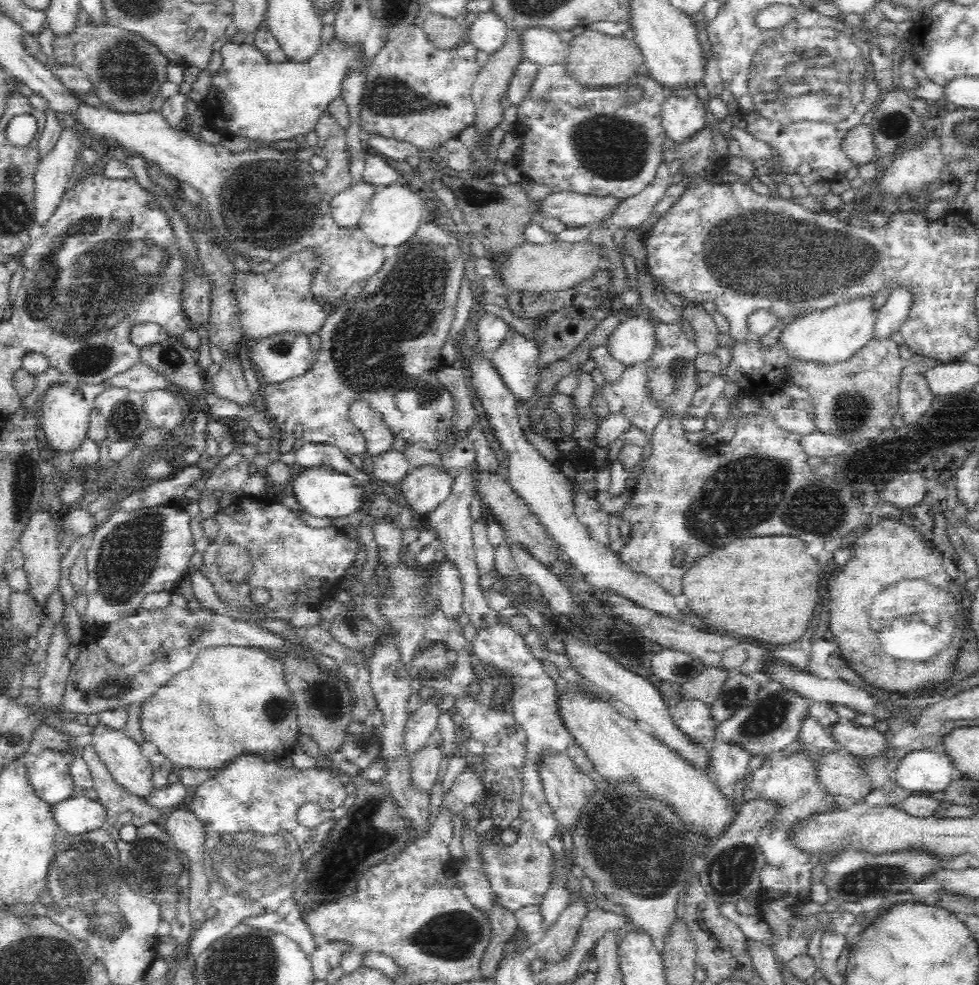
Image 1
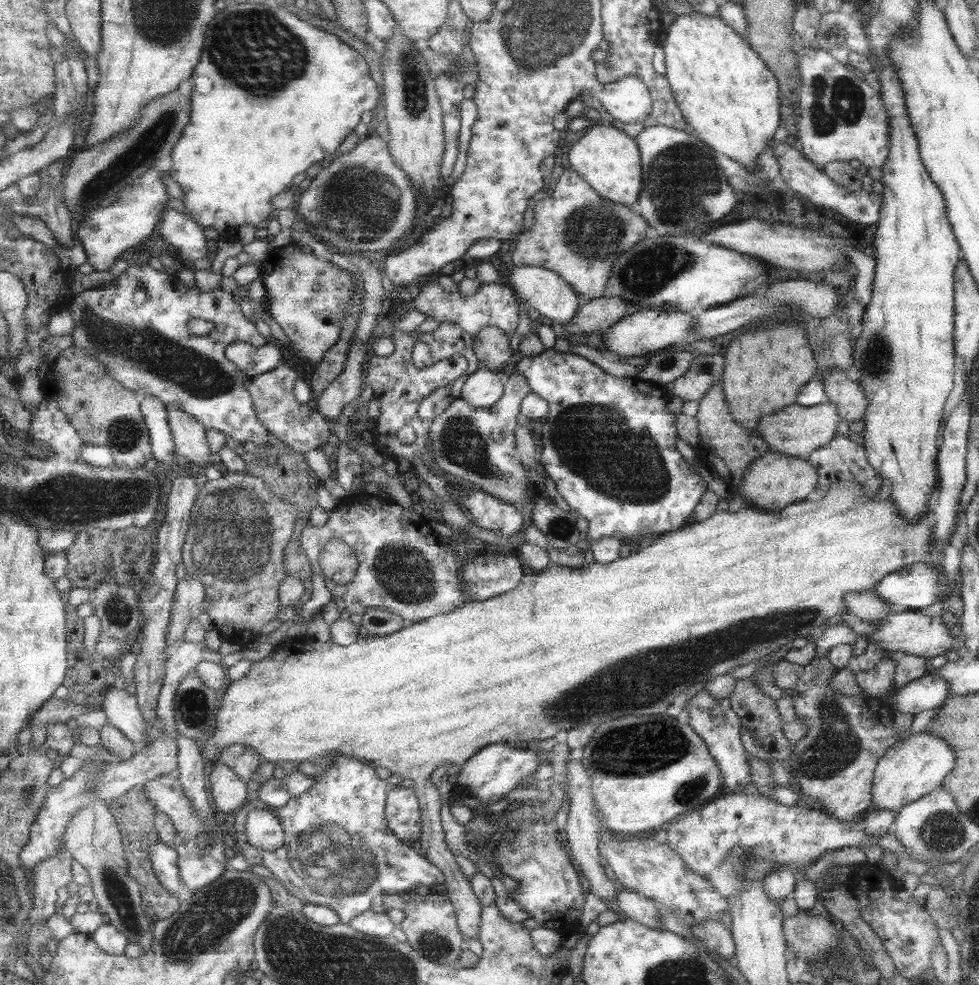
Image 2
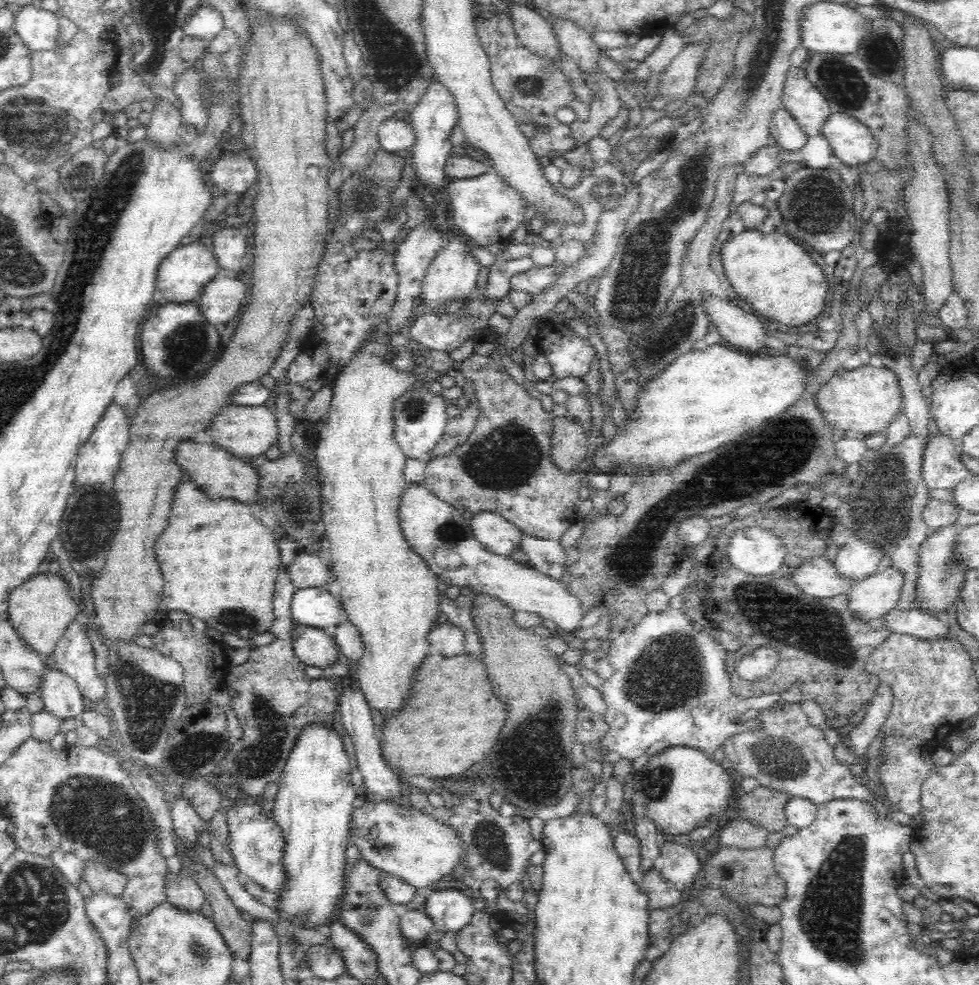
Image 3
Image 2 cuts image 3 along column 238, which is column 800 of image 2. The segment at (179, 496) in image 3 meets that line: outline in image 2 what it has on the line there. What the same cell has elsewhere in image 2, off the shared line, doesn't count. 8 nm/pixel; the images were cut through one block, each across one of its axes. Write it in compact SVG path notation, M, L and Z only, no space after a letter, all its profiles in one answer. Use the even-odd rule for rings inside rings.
M842 480L842 482L836 482L835 484L832 484L828 488L828 491L823 495L821 495L816 489L811 491L801 502L796 502L789 506L786 506L777 514L760 512L754 510L751 507L747 507L746 505L742 509L739 509L735 512L729 512L725 510L719 513L713 513L710 517L705 518L705 520L692 521L692 523L686 523L680 529L653 537L652 544L648 548L639 548L637 552L635 552L635 554L629 554L629 556L627 557L619 557L613 560L613 562L598 563L594 561L592 564L584 564L580 567L573 568L549 564L547 567L545 567L545 570L541 569L540 571L533 572L533 574L522 575L520 583L515 588L512 588L511 590L505 592L505 594L495 596L491 598L491 600L467 601L463 606L453 612L450 612L449 614L441 614L433 618L428 618L425 621L418 622L417 624L403 627L399 632L396 632L395 634L389 634L387 636L368 636L366 633L364 633L364 635L361 636L360 639L357 640L357 642L354 642L352 645L349 646L341 646L333 642L321 643L317 641L313 642L313 644L311 644L311 642L309 642L309 644L307 644L307 642L303 642L303 648L301 648L301 652L299 652L299 646L295 646L294 638L293 644L290 644L289 636L285 640L283 640L283 643L280 643L277 648L271 651L267 658L264 658L263 660L257 662L253 661L249 671L244 677L230 683L230 686L227 688L222 697L222 700L220 701L220 709L218 709L218 716L216 716L216 731L214 732L214 734L212 734L211 739L207 739L207 741L205 741L205 744L203 744L203 747L201 747L201 754L203 754L205 762L209 761L209 763L213 765L215 762L219 761L221 752L223 752L223 750L225 750L227 746L233 746L233 744L243 744L243 746L249 746L250 748L257 750L257 752L259 752L263 756L263 759L265 761L269 761L275 766L278 764L279 761L297 762L298 765L305 760L309 760L309 758L335 758L337 756L347 756L347 758L355 758L357 760L360 760L361 762L364 762L365 764L371 765L372 767L385 768L389 770L391 774L397 775L401 779L413 781L415 790L417 792L417 798L419 798L421 802L421 815L423 815L424 820L424 829L422 830L417 846L419 849L423 850L424 855L433 864L435 864L435 866L438 866L441 869L442 874L445 876L445 886L448 894L447 896L451 899L451 902L456 908L458 925L460 926L460 931L464 934L465 940L469 940L469 938L473 938L473 940L475 940L478 938L478 926L482 906L479 904L477 897L473 895L473 892L470 888L470 883L464 877L462 870L459 869L459 864L455 862L456 856L454 856L453 852L449 850L449 844L445 842L445 832L443 832L443 826L441 826L441 808L443 808L443 800L441 800L441 796L446 793L445 787L441 786L439 789L436 790L433 786L433 782L431 782L431 774L433 774L433 772L435 772L435 770L437 770L439 766L447 768L459 765L463 766L466 764L467 761L469 761L470 757L473 757L473 754L478 753L487 745L497 743L506 744L510 742L529 743L531 741L538 742L550 738L561 738L559 734L567 732L569 728L575 728L577 724L591 724L591 726L597 726L597 724L609 722L609 720L613 720L613 718L629 716L629 714L631 714L631 716L641 716L641 714L661 714L661 712L663 712L663 708L667 708L671 700L675 700L675 702L677 702L679 699L681 699L684 692L695 681L708 681L709 679L717 675L727 675L730 671L733 670L733 668L735 668L735 666L743 666L743 664L757 662L759 658L763 658L765 654L776 651L780 647L787 647L792 639L797 636L806 637L807 634L818 631L821 628L822 624L828 618L831 618L832 616L835 616L842 612L842 610L844 609L843 595L846 592L871 590L885 575L894 573L901 567L918 562L919 559L922 559L926 555L929 555L932 552L933 547L930 533L930 523L927 519L928 512L929 510L926 510L926 514L924 514L924 516L922 516L919 520L916 520L915 522L906 522L904 518L900 518L900 516L898 516L894 504L888 498L881 500L879 499L879 497L877 497L877 494L876 496L864 496L864 494L862 494L862 490L860 490L860 484L857 484L852 480Z

